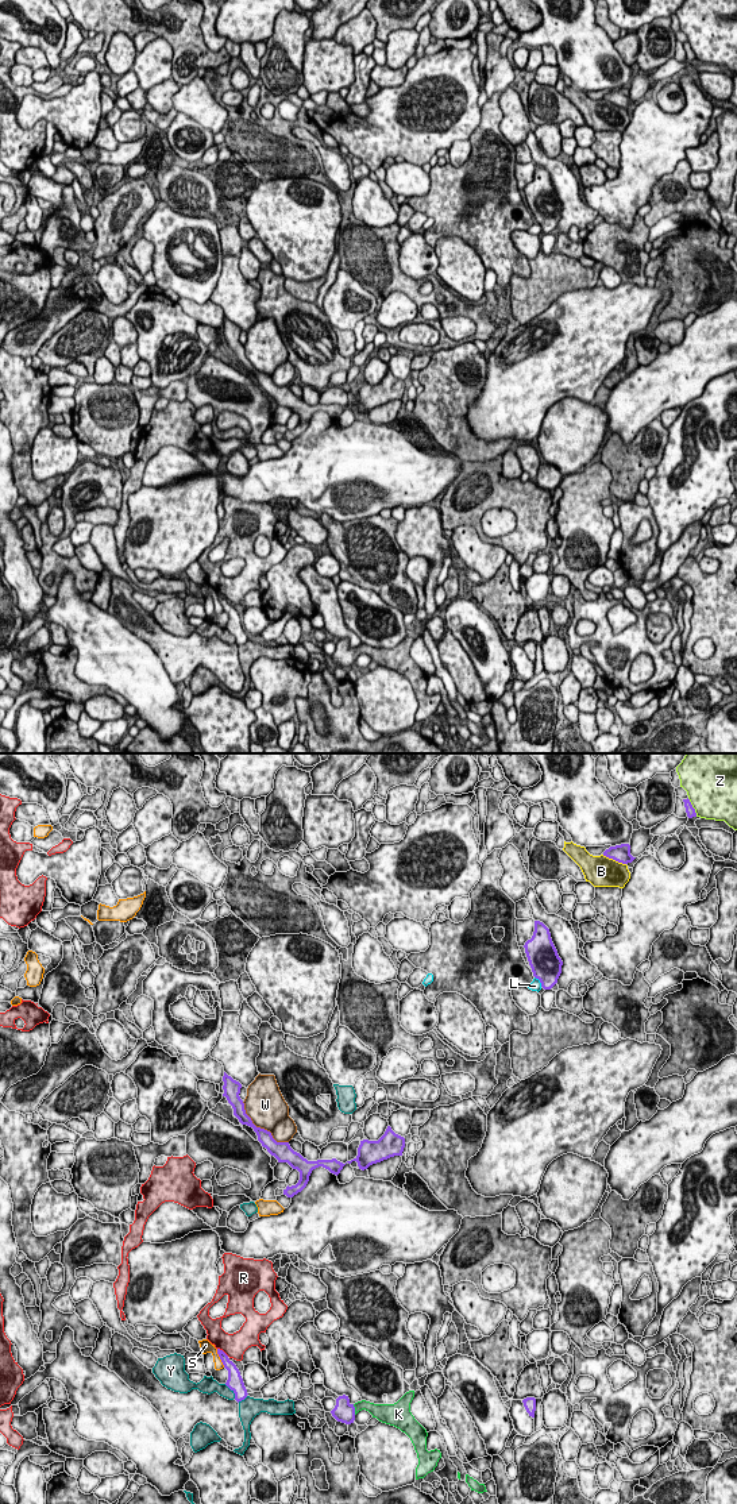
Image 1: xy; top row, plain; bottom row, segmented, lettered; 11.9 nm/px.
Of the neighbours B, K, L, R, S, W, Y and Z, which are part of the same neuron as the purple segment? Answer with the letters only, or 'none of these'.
K

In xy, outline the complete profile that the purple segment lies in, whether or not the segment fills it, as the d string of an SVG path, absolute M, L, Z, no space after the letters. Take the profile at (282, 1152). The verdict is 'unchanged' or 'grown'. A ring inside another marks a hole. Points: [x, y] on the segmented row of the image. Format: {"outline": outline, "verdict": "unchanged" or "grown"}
{"outline": "M225 1072L223 1076L223 1081L223 1096L225 1096L228 1103L232 1106L234 1115L239 1119L239 1122L254 1129L258 1135L258 1141L262 1144L263 1148L267 1149L271 1156L278 1160L278 1162L288 1162L293 1169L297 1169L300 1172L298 1183L292 1187L288 1185L283 1189L283 1195L286 1195L288 1198L293 1198L294 1195L301 1192L306 1187L312 1171L319 1166L328 1169L336 1176L340 1173L346 1164L337 1161L336 1158L308 1161L300 1153L294 1152L290 1148L289 1142L277 1142L270 1131L256 1127L252 1123L251 1118L246 1114L244 1103L239 1096L242 1084L228 1076Z", "verdict": "unchanged"}

